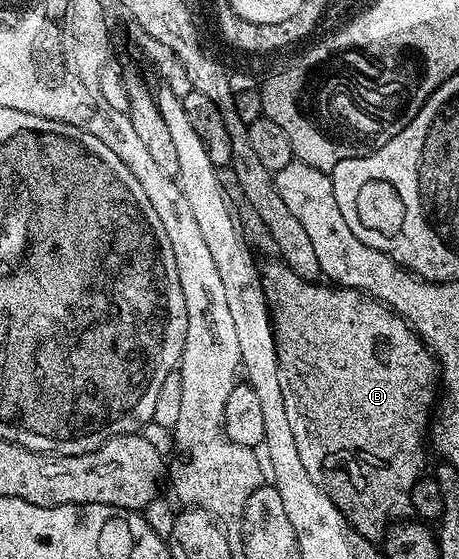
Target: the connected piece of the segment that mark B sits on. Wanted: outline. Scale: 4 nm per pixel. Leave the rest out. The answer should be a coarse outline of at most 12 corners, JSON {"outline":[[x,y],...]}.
{"outline":[[274,259],[312,483],[369,541],[411,516],[440,366],[399,313]]}

